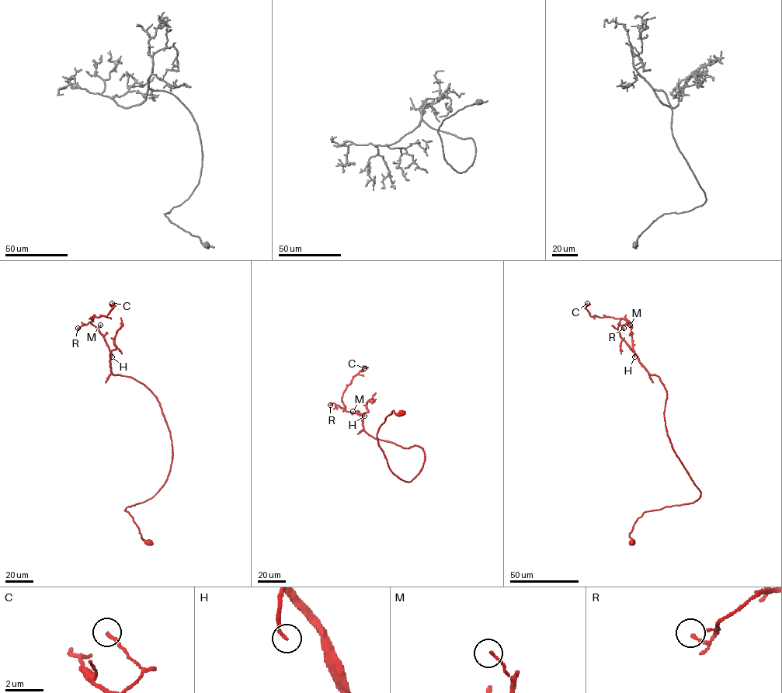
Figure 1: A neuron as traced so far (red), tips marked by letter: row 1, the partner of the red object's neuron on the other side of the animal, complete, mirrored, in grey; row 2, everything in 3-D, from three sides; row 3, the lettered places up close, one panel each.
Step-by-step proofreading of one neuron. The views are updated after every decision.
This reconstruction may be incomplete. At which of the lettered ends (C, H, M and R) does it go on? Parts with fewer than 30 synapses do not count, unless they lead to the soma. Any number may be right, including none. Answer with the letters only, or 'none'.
none

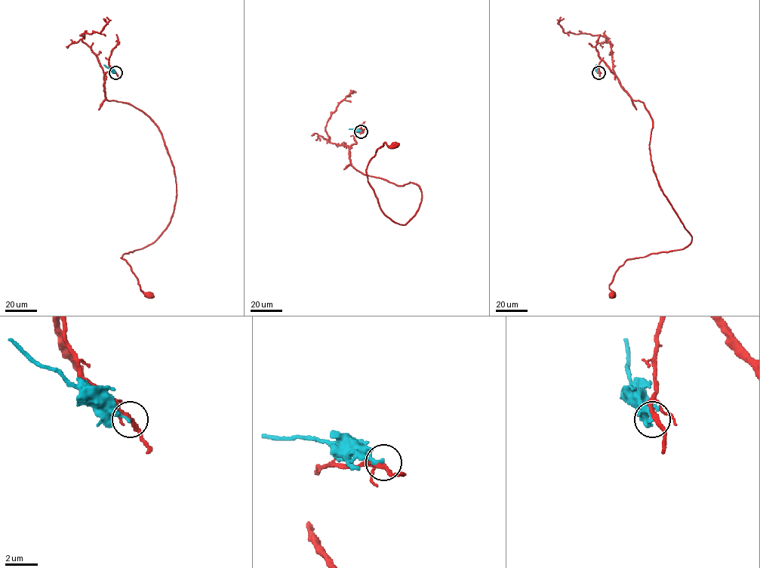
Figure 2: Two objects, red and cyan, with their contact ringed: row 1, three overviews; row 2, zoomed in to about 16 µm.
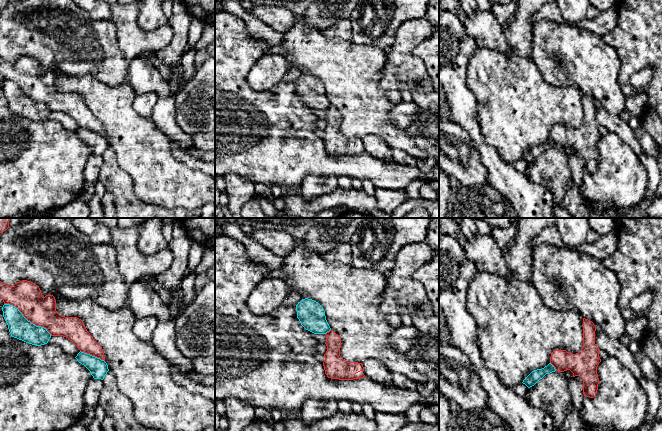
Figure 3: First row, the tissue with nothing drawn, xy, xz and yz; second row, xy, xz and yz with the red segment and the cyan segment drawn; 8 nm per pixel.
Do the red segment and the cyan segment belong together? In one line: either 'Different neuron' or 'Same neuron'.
Different neuron

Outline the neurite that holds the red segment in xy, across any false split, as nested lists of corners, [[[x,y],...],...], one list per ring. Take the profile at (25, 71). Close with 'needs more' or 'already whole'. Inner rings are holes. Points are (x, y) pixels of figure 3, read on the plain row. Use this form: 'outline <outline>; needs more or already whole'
outline [[[22,56],[14,61],[0,57],[0,75],[19,85],[23,92],[47,105],[51,112],[63,112],[72,117],[77,124],[105,137],[102,123],[87,107],[84,99],[77,93],[61,92],[56,87],[53,71],[42,72],[40,64],[33,58]]]; already whole

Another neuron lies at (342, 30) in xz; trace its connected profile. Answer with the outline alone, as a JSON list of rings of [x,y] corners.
[[[350,19],[340,20],[334,25],[322,31],[324,36],[328,39],[340,39],[344,41],[351,41],[352,39],[352,24]]]

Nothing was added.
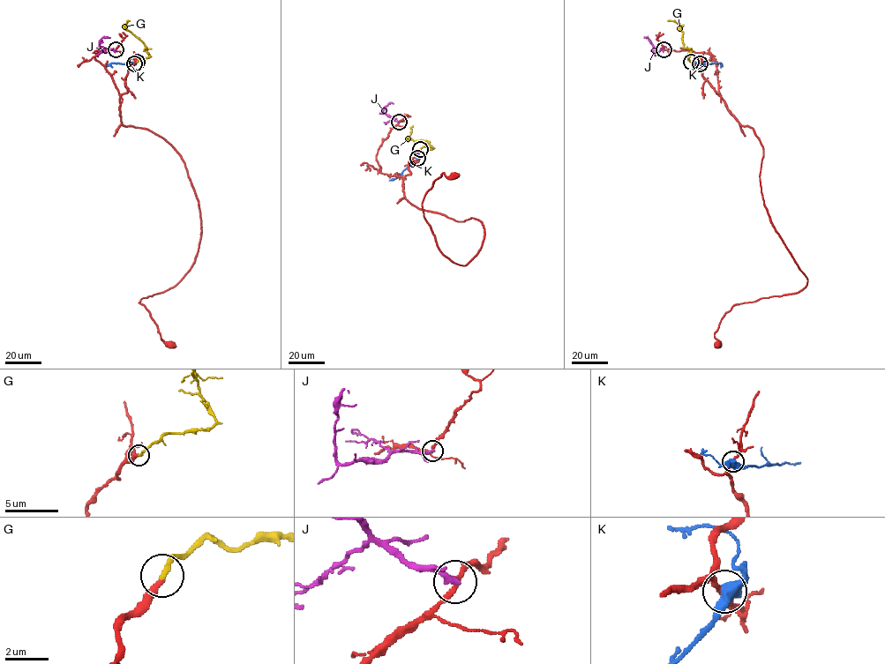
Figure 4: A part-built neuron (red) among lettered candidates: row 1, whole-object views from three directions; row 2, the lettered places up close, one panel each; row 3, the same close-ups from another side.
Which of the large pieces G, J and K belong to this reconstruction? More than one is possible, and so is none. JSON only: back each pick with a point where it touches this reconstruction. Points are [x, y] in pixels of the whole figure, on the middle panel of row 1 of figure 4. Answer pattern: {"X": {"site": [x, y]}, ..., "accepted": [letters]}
{"G": {"site": [420, 149]}, "accepted": ["G"]}

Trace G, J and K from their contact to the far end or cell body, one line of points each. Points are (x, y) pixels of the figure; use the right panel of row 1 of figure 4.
G: (691, 62), (688, 58), (690, 50), (683, 46), (680, 26), (667, 20)
J: (663, 49), (655, 52), (649, 40), (645, 38)
K: (700, 63), (719, 63), (722, 66)

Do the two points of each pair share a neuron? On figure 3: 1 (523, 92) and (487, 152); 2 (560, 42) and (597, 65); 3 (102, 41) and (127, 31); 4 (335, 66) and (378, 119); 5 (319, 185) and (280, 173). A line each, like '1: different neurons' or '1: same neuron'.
1: different neurons
2: same neuron
3: different neurons
4: same neuron
5: different neurons

